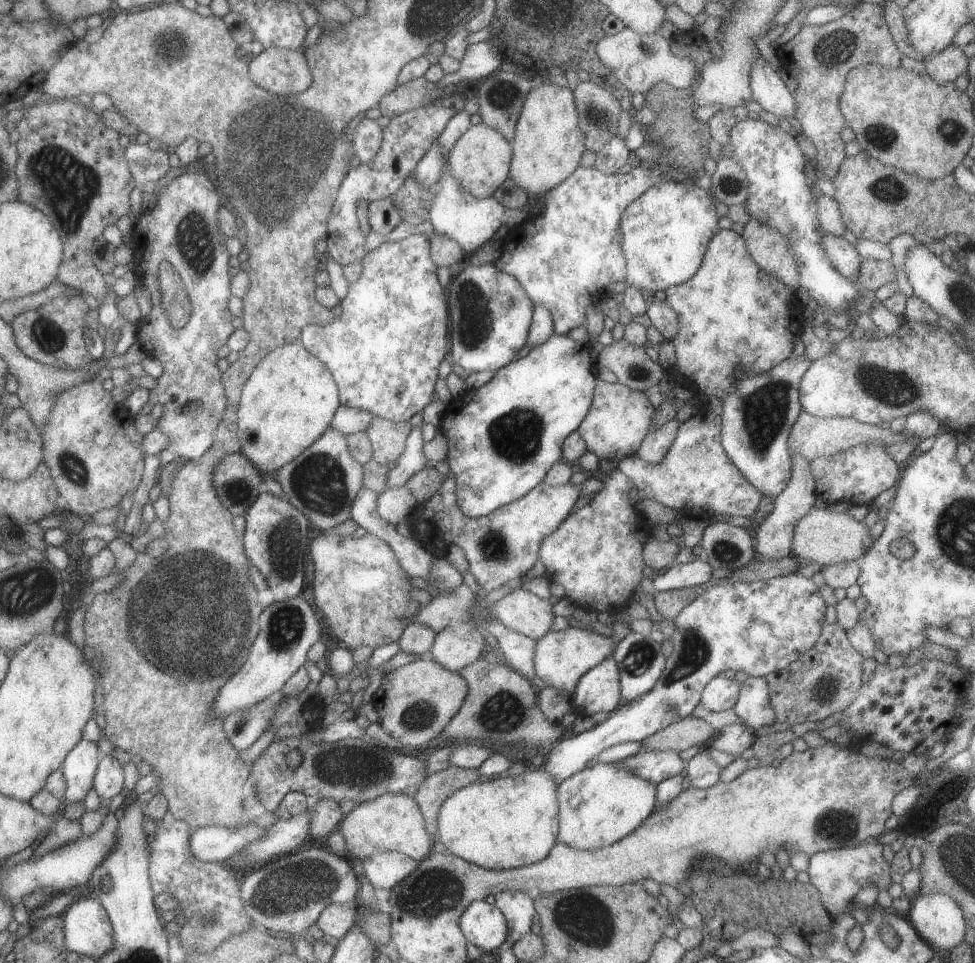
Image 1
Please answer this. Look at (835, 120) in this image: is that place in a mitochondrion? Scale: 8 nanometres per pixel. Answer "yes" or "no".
no

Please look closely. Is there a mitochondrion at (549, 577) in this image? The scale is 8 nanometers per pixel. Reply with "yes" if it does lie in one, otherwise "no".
no

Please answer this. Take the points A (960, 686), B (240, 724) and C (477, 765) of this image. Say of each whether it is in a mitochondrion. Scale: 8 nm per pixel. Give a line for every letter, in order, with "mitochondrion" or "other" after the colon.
A: other
B: mitochondrion
C: other

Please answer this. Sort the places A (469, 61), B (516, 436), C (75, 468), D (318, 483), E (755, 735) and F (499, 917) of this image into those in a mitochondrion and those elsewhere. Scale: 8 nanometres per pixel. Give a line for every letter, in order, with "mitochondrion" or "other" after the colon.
A: other
B: mitochondrion
C: mitochondrion
D: mitochondrion
E: other
F: other

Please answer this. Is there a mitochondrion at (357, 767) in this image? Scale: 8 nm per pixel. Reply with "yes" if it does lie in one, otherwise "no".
yes

